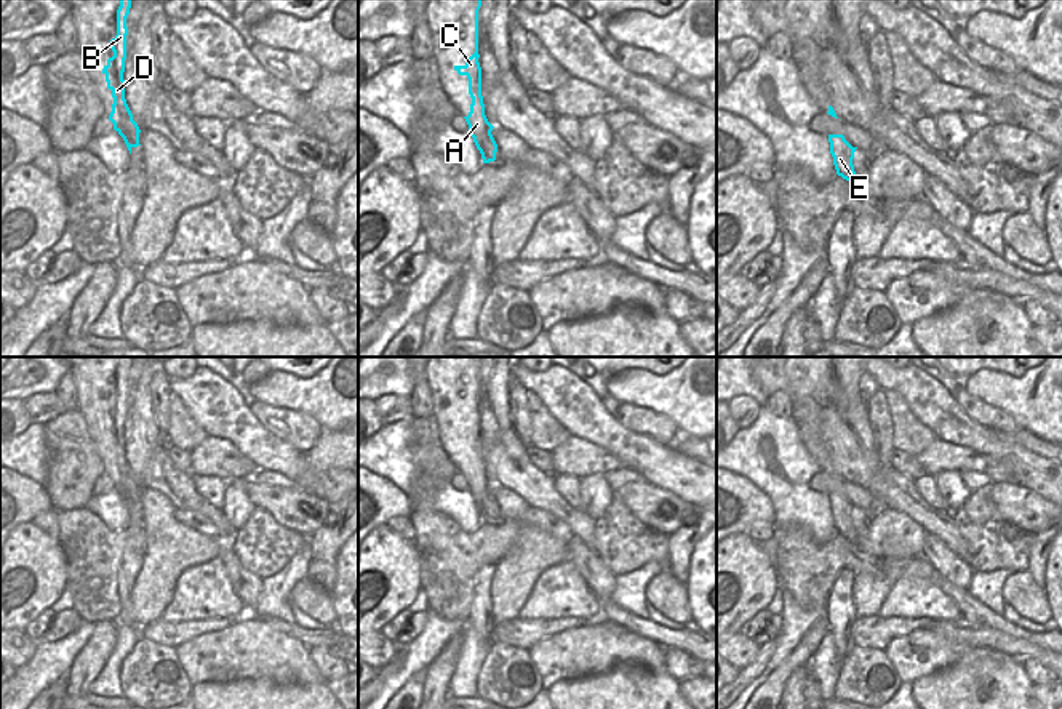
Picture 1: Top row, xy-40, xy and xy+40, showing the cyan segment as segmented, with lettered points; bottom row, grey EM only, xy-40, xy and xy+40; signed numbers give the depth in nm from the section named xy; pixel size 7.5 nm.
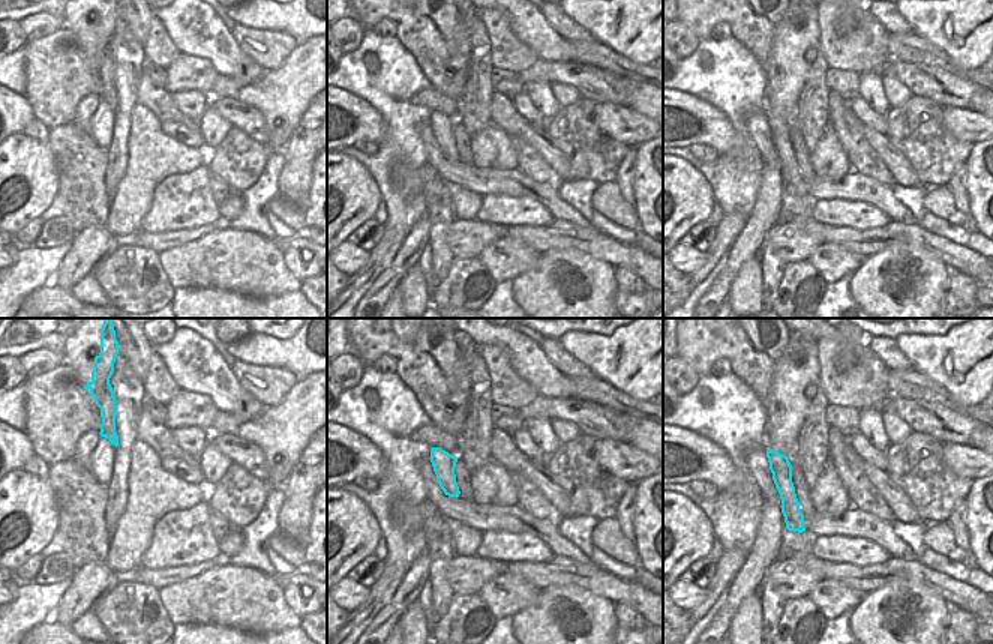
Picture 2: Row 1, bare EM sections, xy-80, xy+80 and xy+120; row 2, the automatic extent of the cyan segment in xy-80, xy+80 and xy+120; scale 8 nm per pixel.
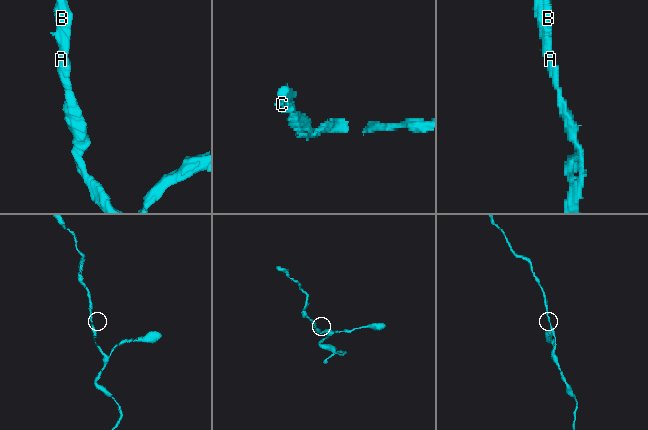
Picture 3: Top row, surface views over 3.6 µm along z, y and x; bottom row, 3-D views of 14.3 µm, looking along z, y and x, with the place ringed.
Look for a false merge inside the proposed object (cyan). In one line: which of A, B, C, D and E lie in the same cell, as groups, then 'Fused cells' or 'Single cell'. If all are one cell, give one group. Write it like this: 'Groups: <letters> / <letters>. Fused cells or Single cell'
Groups: A B C D E. Single cell

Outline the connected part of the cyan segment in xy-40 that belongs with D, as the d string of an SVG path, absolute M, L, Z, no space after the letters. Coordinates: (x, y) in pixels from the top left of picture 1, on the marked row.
M120 0L117 10L117 35L110 40L114 56L107 59L102 69L106 75L107 88L112 91L114 104L109 120L114 123L114 130L123 138L130 154L133 147L139 144L139 126L133 120L133 114L125 99L125 59L126 59L126 18L130 14L131 0Z

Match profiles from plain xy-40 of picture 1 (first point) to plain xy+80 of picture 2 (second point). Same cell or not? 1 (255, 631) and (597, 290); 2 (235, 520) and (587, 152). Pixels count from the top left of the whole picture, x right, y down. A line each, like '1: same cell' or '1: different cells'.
1: different cells
2: different cells

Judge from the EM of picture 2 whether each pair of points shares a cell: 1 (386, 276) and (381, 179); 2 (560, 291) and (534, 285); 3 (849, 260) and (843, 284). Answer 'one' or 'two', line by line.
1: two
2: one
3: two

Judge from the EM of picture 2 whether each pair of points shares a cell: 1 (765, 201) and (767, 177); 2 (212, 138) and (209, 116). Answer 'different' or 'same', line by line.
1: same
2: same

